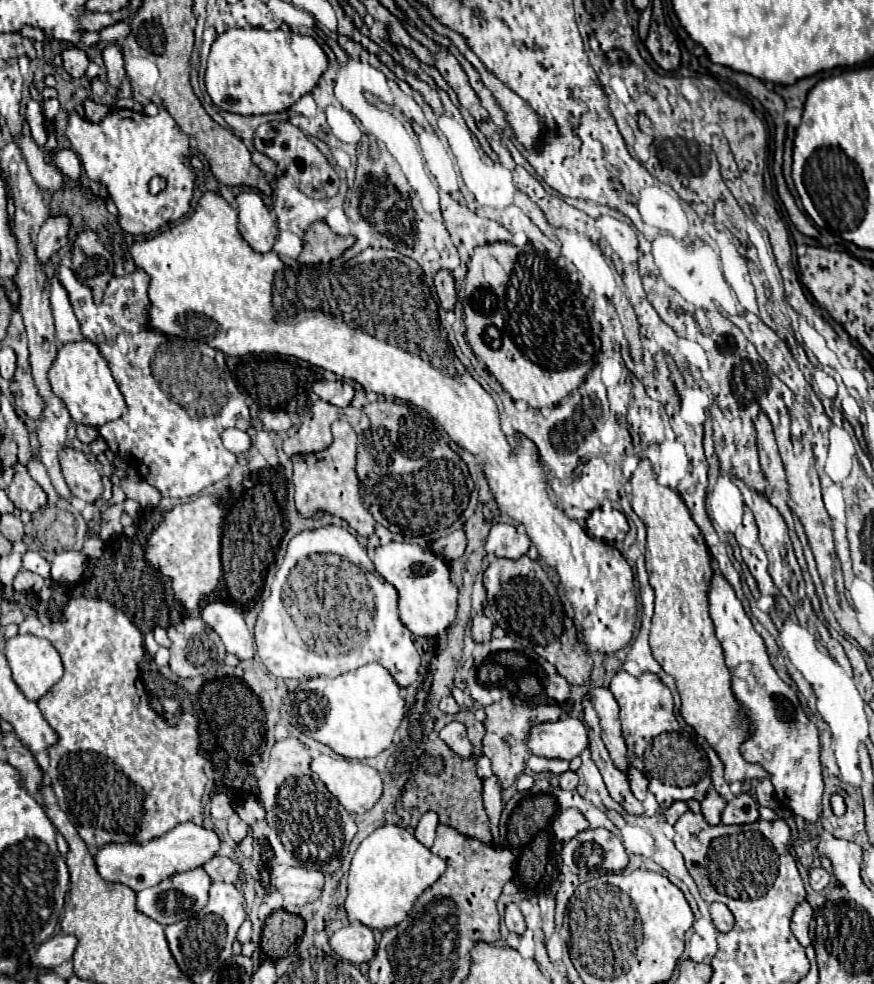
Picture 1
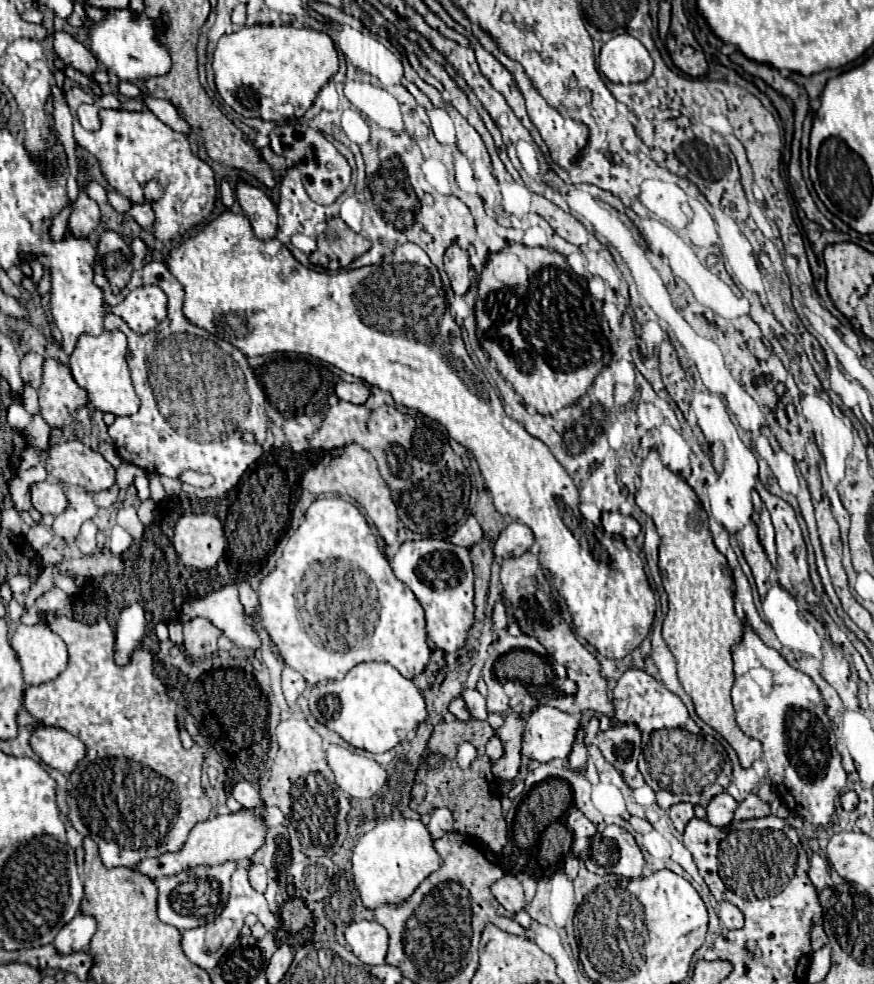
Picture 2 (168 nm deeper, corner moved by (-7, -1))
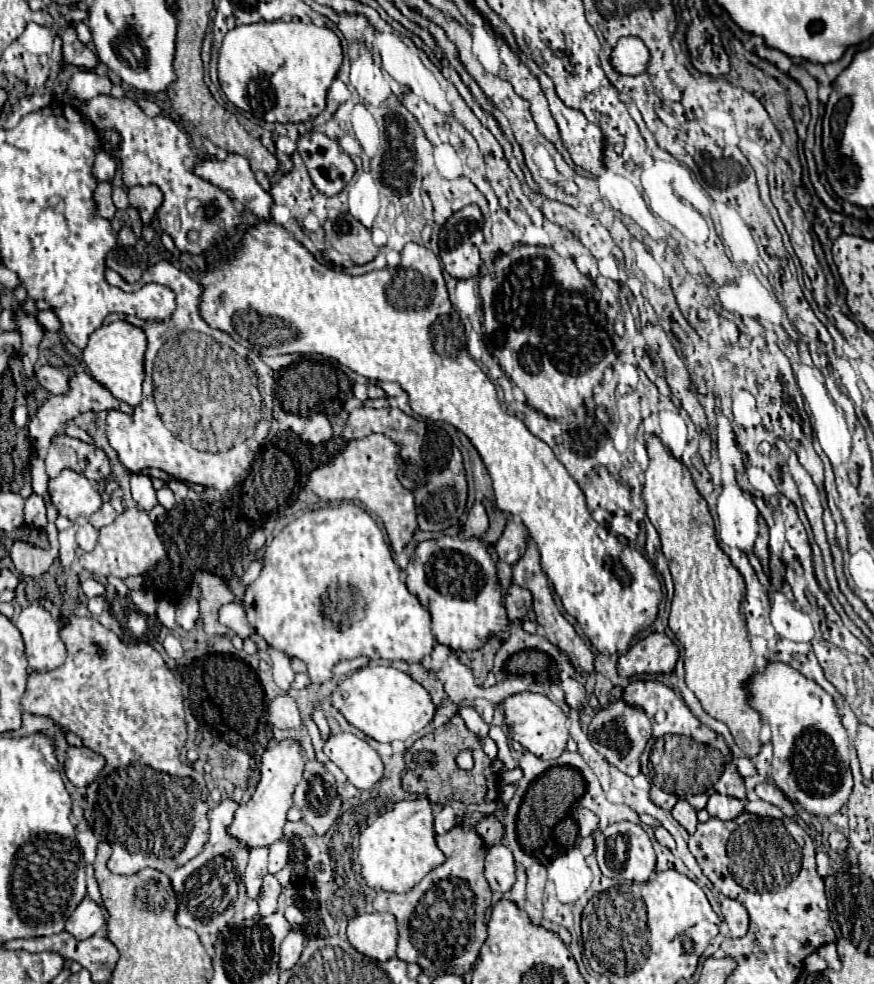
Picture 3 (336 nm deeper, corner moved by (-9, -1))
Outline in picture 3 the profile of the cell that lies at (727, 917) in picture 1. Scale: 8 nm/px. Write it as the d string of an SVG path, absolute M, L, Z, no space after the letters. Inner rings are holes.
M724 897L720 901L720 905L722 905L724 921L730 929L730 937L744 937L746 931L748 931L748 913L742 907L742 903L738 903L736 899Z

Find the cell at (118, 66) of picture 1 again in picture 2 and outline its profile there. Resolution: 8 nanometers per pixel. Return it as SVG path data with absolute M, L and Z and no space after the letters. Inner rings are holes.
M110 9L106 19L94 23L88 29L90 35L90 49L100 63L108 71L114 71L120 81L142 81L148 75L164 75L170 71L170 55L168 51L156 41L154 35L154 21L148 17L134 17L130 9Z

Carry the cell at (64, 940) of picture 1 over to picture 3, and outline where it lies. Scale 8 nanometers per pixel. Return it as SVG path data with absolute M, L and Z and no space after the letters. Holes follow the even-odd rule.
M88 895L82 899L82 903L76 907L76 911L66 921L66 931L72 933L76 939L88 939L94 933L98 933L104 927L104 915L96 901L92 901Z

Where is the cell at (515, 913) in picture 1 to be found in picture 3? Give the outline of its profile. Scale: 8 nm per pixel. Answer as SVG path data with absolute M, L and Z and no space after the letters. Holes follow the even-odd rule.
M492 845L486 853L486 869L484 869L490 889L498 893L510 891L516 881L514 873L516 873L516 865L512 859L512 851L504 845Z

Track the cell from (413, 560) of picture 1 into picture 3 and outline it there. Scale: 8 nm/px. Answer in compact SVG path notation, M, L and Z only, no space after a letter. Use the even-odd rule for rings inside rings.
M440 537L422 541L414 557L406 567L406 587L412 595L418 597L424 609L432 615L432 633L436 635L438 643L452 647L454 651L474 651L484 647L490 635L498 635L508 631L508 617L504 611L504 595L502 585L496 573L496 561L492 559L490 547L484 545L482 539L462 539L462 537Z

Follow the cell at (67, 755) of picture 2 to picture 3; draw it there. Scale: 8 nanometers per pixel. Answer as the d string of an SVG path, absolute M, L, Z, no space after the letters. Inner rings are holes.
M68 747L68 755L66 755L66 777L76 785L76 787L86 787L88 783L92 783L96 779L96 775L100 775L100 771L104 769L104 759L90 751L88 747Z

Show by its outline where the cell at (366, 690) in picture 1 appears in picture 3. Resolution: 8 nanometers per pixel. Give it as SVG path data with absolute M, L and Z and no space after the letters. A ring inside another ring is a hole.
M370 665L358 669L354 675L344 679L330 695L332 705L362 733L380 741L408 741L416 737L432 721L436 705L430 693L414 681L410 675L382 665Z

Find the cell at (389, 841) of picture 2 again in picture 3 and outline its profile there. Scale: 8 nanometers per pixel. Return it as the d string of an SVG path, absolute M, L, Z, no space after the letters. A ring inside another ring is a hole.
M426 797L396 801L392 809L384 811L374 823L360 833L360 865L362 877L372 889L406 893L418 885L432 869L446 861L446 855L434 841L432 805Z

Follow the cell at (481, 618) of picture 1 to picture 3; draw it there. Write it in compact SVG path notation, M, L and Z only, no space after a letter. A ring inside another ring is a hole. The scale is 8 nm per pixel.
M512 583L506 591L506 597L504 597L504 605L506 605L506 611L508 611L508 619L514 621L514 619L522 619L530 605L532 605L532 593L516 583Z

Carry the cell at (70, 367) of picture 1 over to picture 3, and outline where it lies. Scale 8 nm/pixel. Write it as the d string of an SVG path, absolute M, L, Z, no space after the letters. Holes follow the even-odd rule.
M114 321L102 325L90 335L90 341L84 349L84 363L92 377L100 381L110 393L130 405L142 401L142 381L144 381L144 353L146 353L146 335L140 327L134 327L128 321Z

